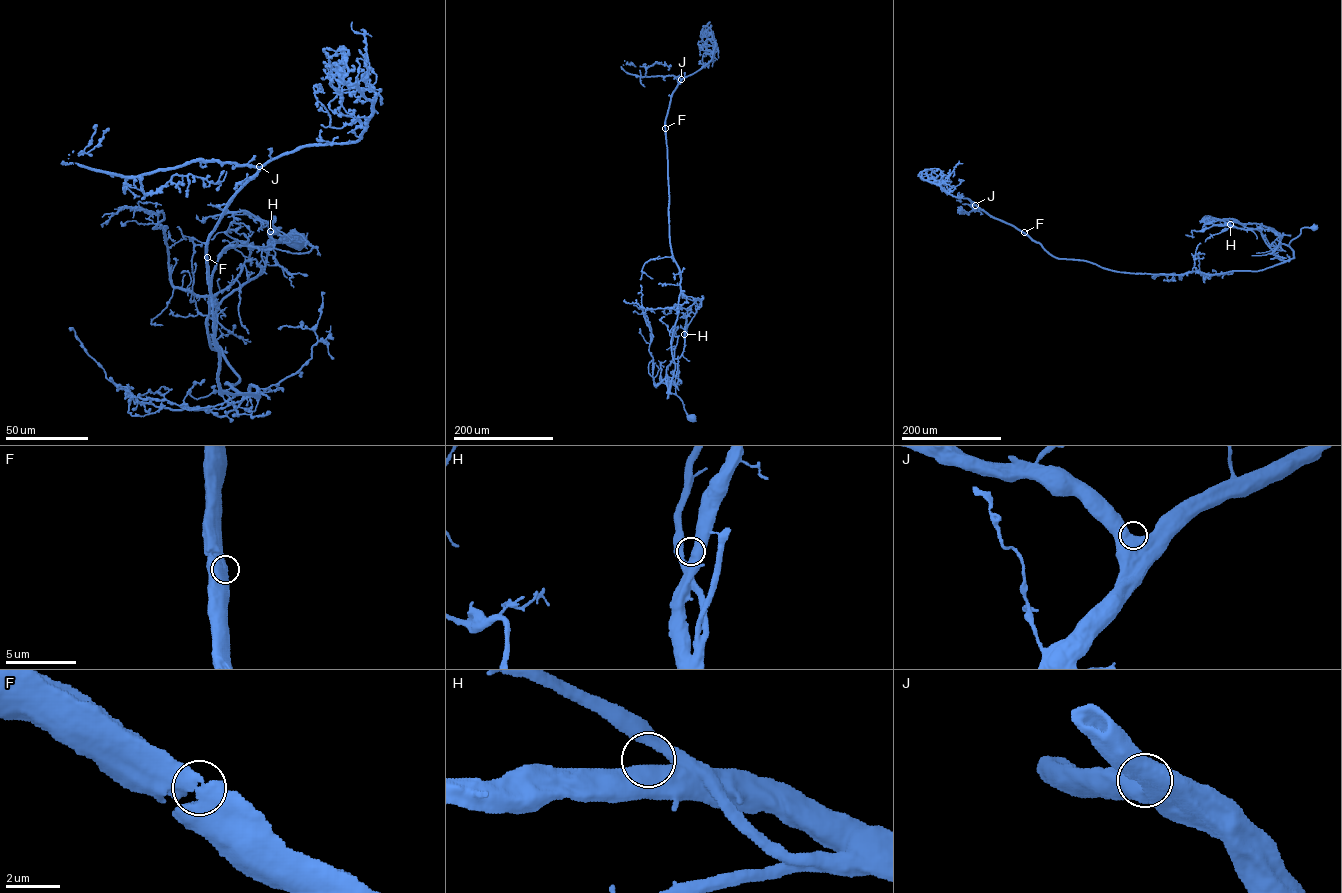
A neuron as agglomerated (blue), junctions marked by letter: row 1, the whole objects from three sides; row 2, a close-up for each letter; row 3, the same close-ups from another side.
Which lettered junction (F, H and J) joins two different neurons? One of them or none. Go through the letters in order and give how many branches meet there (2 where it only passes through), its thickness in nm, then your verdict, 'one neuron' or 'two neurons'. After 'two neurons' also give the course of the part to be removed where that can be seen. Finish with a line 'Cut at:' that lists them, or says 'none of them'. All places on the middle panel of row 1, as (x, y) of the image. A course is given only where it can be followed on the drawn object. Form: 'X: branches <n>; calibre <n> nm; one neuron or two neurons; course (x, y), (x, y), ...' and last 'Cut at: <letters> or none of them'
F: branches 1; calibre 800 nm; one neuron
H: branches 1; calibre 700 nm; one neuron
J: branches 1; calibre 850 nm; one neuron
Cut at: none of them

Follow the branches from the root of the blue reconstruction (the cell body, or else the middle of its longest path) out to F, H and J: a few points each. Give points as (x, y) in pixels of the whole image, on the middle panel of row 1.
F: (693, 418), (677, 396), (670, 393), (667, 398), (675, 369), (671, 339), (680, 277), (670, 242), (665, 128)
H: (693, 418), (688, 415), (677, 396), (670, 393), (667, 398), (666, 368), (682, 353), (684, 334)
J: (693, 418), (677, 396), (667, 398), (675, 369), (671, 339), (680, 277), (670, 242), (665, 119), (681, 79)

